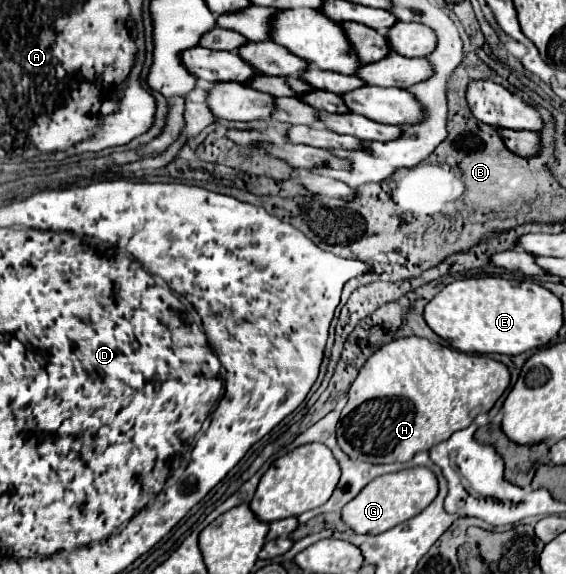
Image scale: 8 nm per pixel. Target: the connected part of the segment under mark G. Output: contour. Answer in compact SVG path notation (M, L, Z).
M414 467L414 469L402 469L398 473L388 473L382 477L372 479L354 501L348 501L346 507L342 507L342 521L354 529L356 533L384 533L386 529L396 527L398 523L404 523L424 511L434 497L438 495L438 481L434 473L426 467Z

